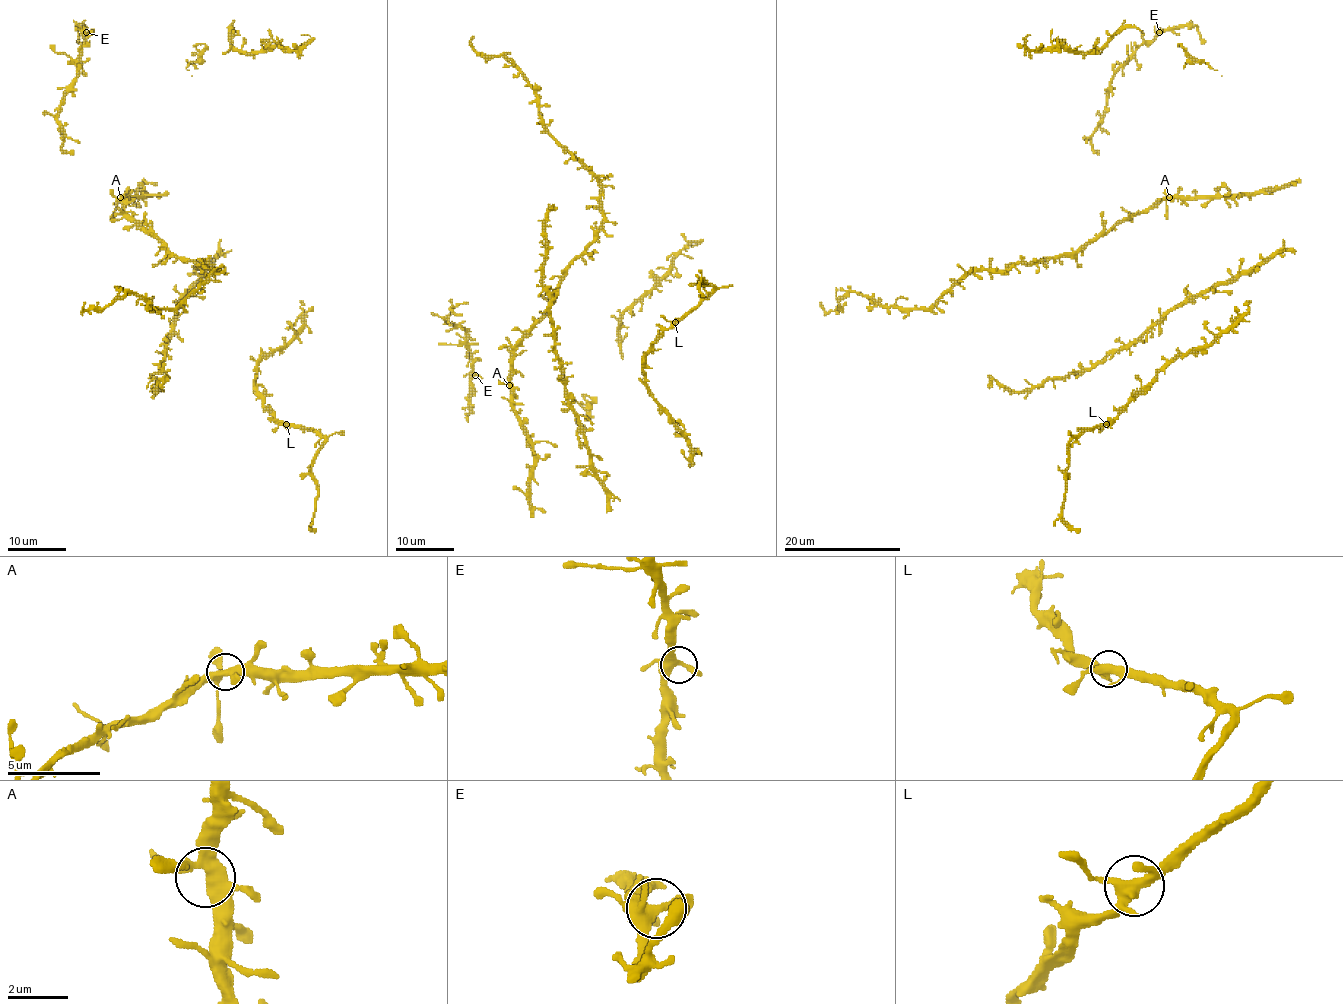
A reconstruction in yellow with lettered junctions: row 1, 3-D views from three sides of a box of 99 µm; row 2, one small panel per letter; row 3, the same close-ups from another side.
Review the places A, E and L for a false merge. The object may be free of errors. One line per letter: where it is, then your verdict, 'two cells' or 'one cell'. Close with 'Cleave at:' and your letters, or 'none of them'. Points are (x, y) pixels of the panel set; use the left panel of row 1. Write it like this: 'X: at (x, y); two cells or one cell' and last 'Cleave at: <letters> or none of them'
A: at (120, 197); one cell
E: at (86, 32); one cell
L: at (286, 424); one cell
Cleave at: none of them

